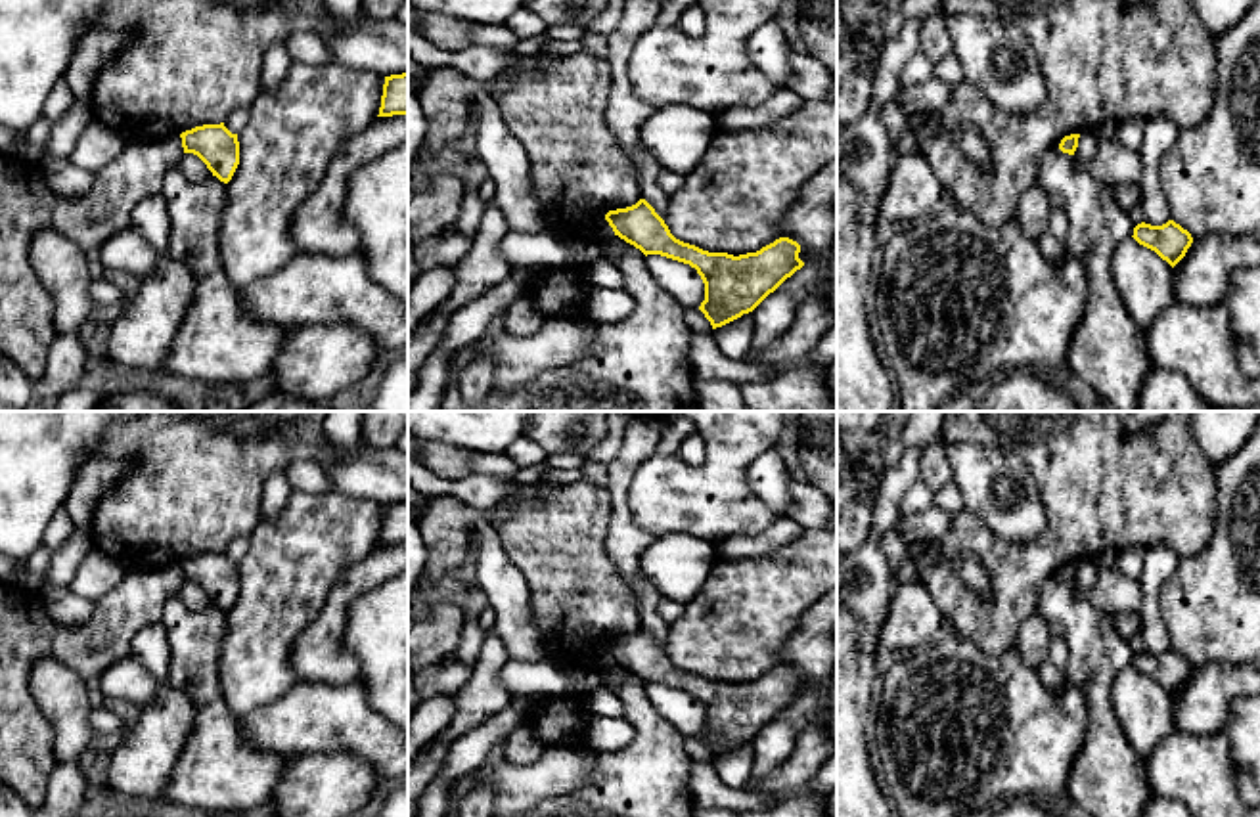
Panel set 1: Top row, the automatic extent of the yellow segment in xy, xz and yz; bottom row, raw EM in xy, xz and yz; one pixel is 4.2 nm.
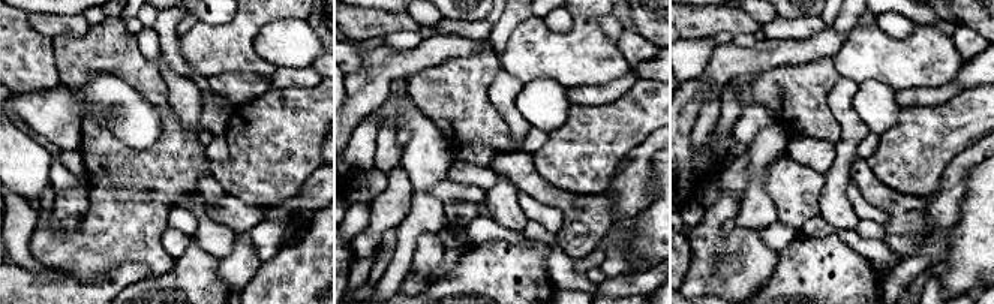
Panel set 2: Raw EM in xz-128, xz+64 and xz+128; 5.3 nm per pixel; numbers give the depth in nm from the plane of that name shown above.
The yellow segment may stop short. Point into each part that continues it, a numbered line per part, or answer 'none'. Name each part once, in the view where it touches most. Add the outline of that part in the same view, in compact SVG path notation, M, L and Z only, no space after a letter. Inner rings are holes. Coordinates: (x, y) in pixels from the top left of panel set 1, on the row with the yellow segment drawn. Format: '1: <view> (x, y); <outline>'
none

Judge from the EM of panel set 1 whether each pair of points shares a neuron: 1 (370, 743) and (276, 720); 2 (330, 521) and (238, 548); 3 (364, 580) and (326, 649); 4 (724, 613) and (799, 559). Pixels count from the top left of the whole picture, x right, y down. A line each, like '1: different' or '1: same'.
1: same
2: different
3: same
4: same

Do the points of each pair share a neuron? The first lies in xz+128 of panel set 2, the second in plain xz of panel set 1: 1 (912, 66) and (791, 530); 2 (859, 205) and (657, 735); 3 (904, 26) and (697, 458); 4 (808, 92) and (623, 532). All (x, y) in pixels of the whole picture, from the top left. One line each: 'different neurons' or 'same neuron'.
1: different neurons
2: different neurons
3: same neuron
4: different neurons

